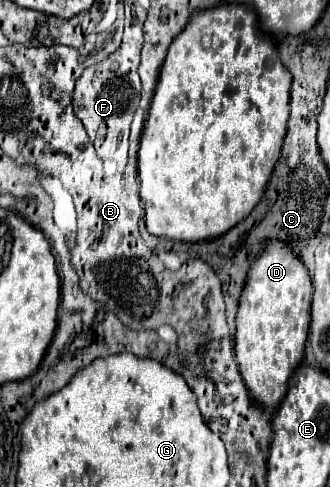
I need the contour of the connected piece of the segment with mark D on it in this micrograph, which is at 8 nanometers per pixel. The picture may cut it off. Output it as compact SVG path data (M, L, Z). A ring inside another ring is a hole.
M266 240L262 254L250 264L236 314L236 360L252 398L262 406L278 408L288 390L292 370L304 360L304 342L310 326L312 280L290 246Z

